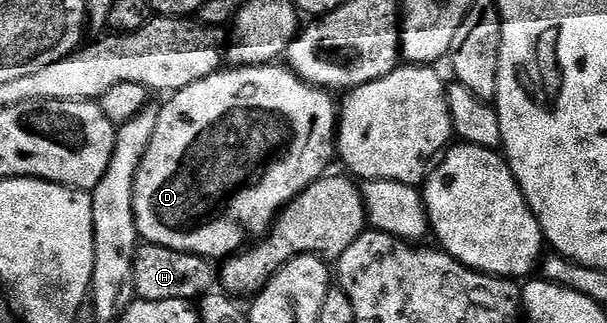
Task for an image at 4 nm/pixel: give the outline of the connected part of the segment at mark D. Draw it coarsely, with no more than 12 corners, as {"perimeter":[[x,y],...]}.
{"perimeter":[[283,64],[174,91],[135,181],[144,243],[223,260],[337,158]]}

